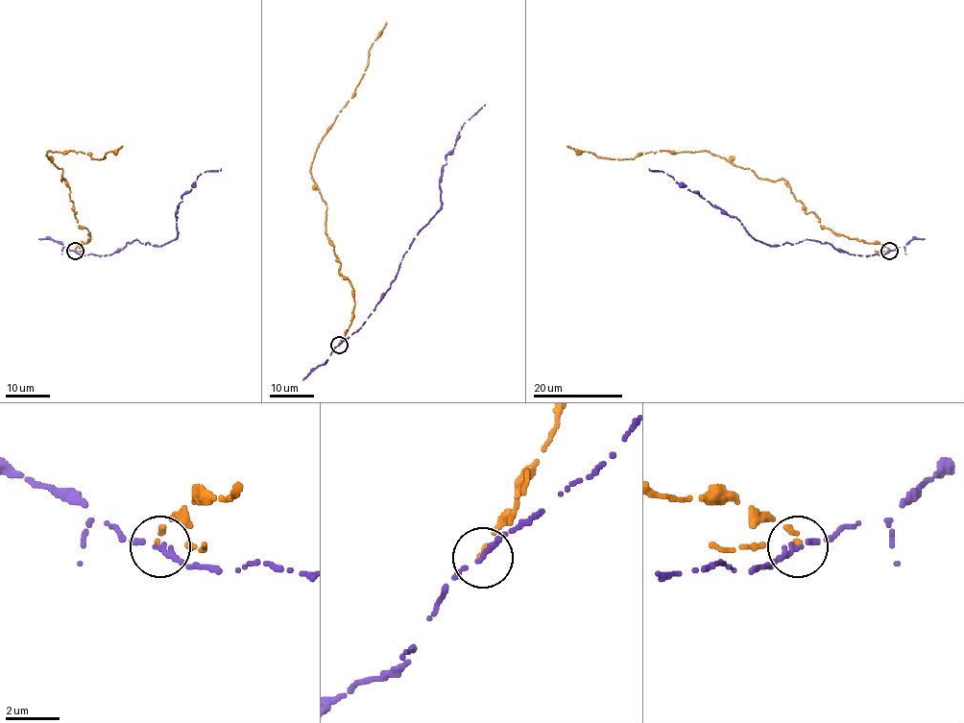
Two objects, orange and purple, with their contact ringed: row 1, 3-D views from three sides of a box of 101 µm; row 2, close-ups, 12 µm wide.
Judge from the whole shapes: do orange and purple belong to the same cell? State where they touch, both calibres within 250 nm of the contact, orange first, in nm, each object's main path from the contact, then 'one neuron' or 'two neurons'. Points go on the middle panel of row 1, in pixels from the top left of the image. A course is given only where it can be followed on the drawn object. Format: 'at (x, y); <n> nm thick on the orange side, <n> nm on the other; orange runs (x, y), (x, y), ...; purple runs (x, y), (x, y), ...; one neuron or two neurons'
at (339, 345); 150 nm thick on the orange side, 190 nm on the other; orange runs (339, 345), (354, 294), (339, 273), (311, 165), (386, 22); purple runs (339, 345), (370, 315), (418, 232), (441, 207), (439, 180), (445, 156), (465, 123), (484, 105); two neurons

